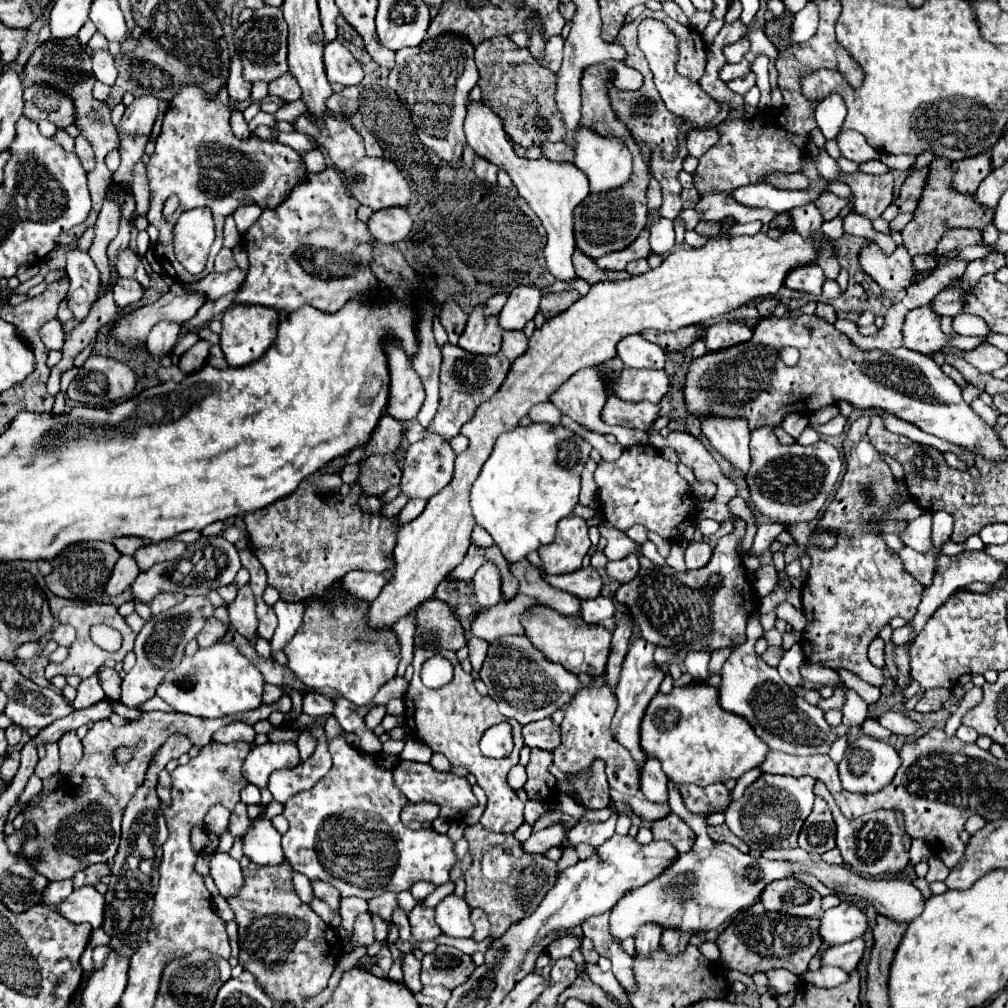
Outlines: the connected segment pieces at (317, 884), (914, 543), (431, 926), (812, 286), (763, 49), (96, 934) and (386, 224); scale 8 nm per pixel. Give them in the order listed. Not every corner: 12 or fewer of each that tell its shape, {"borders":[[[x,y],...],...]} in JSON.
{"borders":[[[312,880],[314,896],[338,910],[340,892],[322,880]],[[932,514],[910,520],[900,532],[906,546],[932,548]],[[416,904],[408,914],[414,940],[434,940],[442,930],[434,910]],[[820,266],[790,272],[786,288],[822,294]],[[750,28],[746,40],[750,50],[744,54],[752,62],[758,54],[766,54],[772,62],[778,50],[762,28]],[[102,926],[92,930],[90,948],[108,946],[110,936]],[[406,208],[378,210],[368,220],[370,234],[396,244],[412,230]]]}

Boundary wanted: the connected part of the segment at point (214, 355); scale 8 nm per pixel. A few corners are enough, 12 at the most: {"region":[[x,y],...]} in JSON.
{"region":[[218,344],[212,346],[208,364],[226,368],[228,362]]}

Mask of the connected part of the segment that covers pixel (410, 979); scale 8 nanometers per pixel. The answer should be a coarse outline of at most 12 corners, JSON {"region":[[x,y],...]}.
{"region":[[404,954],[404,984],[418,994],[420,960]]}

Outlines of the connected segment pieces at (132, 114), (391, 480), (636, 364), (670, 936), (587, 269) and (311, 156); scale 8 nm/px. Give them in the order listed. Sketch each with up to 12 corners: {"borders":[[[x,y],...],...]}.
{"borders":[[[140,96],[126,108],[118,134],[150,136],[158,100]],[[394,454],[360,462],[358,482],[366,494],[382,496],[400,482]],[[626,336],[618,356],[628,368],[662,370],[662,348]],[[664,930],[662,948],[680,954],[694,932]],[[574,250],[574,268],[590,286],[600,280],[630,278],[628,272],[606,272]],[[320,150],[304,154],[310,172],[324,172],[326,158]]]}

